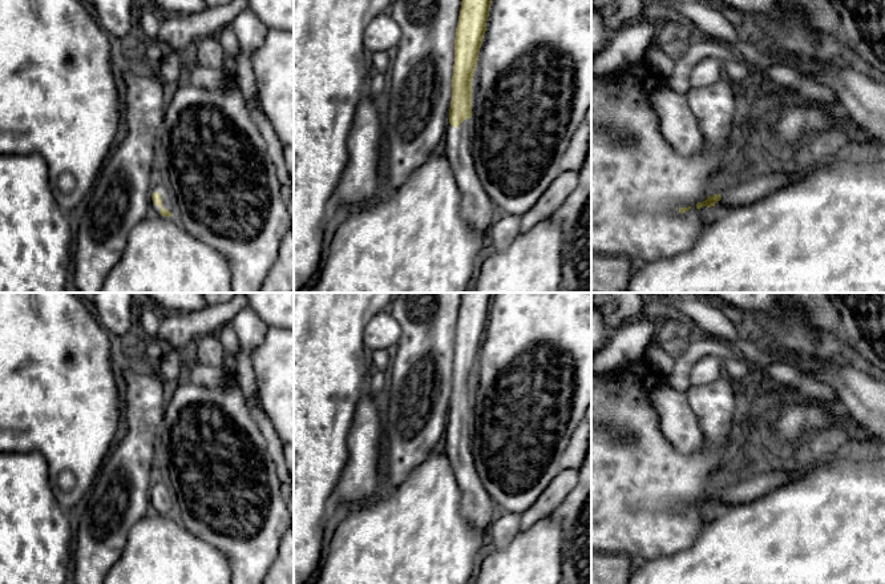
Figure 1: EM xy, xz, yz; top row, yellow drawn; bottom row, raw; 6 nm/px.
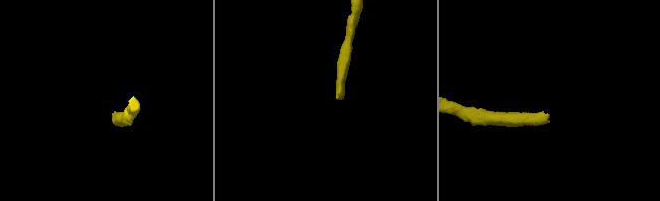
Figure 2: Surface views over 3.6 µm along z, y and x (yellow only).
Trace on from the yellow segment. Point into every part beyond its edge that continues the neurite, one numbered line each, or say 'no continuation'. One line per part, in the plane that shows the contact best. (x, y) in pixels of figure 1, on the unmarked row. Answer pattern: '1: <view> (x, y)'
1: xy (161, 484)

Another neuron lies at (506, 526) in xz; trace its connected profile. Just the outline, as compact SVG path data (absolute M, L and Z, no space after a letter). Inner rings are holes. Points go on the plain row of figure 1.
M498 512L488 529L488 548L506 548L520 532L520 513Z

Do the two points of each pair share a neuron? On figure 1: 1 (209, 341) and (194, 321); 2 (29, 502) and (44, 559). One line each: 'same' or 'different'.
1: different
2: same

